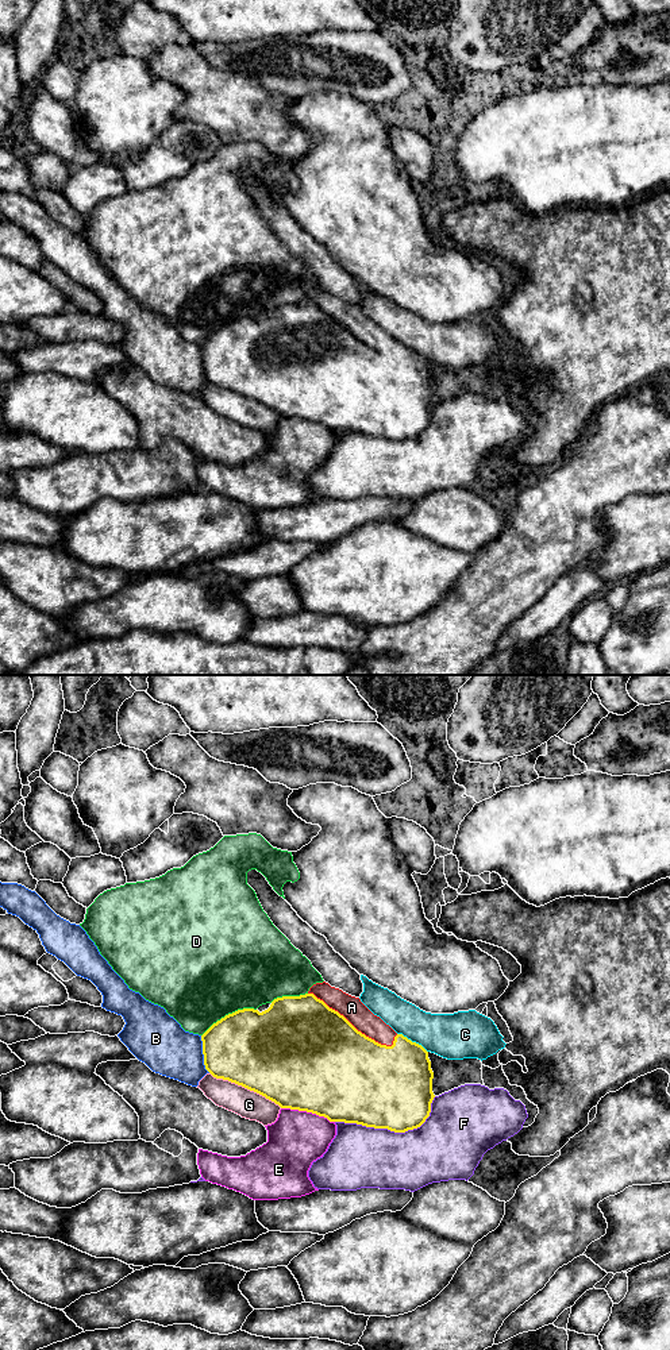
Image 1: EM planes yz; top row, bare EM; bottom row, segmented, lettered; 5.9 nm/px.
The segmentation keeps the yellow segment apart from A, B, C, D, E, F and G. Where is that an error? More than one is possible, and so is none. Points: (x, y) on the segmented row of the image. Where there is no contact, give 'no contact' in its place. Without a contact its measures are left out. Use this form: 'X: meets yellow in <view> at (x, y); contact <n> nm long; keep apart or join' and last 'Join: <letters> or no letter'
A: meets yellow in yz at (350, 1023); contact 600 nm long; join
B: meets yellow in yz at (203, 1053); contact 240 nm long; keep apart
C: meets yellow in yz at (411, 1041); contact 220 nm long; keep apart
D: meets yellow in yz at (228, 1014); contact 360 nm long; keep apart
E: meets yellow in yz at (308, 1111); contact 340 nm long; keep apart
F: meets yellow in yz at (392, 1130); contact 600 nm long; keep apart
G: meets yellow in yz at (246, 1087); contact 480 nm long; keep apart
Join: A

